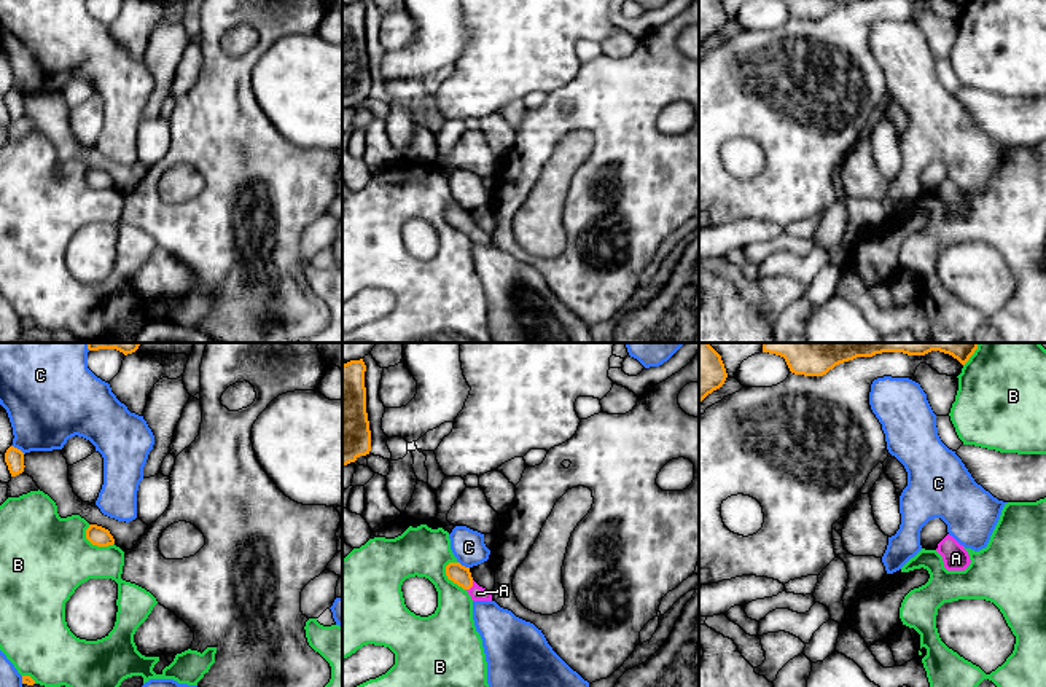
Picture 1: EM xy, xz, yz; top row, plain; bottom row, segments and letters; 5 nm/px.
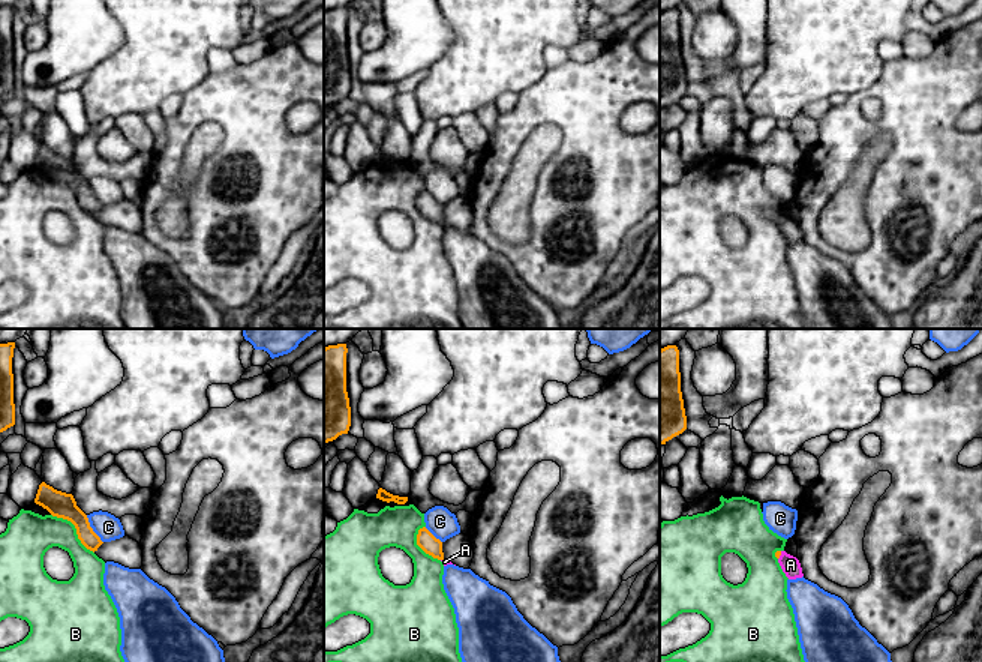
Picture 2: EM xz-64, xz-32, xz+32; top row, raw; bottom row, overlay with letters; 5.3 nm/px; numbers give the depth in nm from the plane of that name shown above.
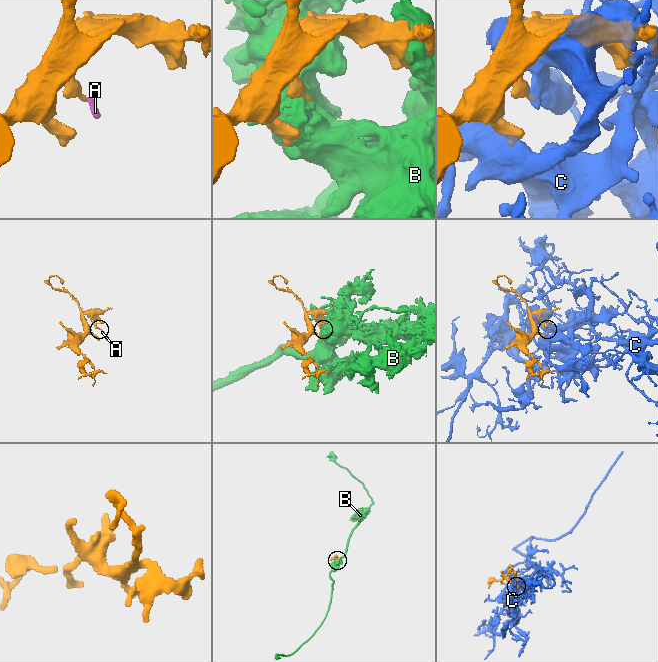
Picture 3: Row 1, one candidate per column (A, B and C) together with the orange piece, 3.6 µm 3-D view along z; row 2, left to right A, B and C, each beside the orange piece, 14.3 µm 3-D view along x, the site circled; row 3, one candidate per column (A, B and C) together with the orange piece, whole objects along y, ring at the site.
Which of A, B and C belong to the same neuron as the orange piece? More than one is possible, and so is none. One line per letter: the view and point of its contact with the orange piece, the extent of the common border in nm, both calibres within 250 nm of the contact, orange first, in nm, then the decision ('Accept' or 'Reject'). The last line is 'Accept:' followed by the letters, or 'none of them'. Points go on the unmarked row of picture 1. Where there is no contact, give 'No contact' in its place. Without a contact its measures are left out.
A: Touches orange at xz (472, 228). Shared border 70 nm. Thickness 100 nm (orange) against 80 nm. Accept
B: Touches orange at xz (449, 222). Shared border 170 nm. Thickness 100 nm (orange) against 260 nm. Reject
C: Touches orange at xy (16, 91). Shared border 80 nm. Thickness 100 nm (orange) against 380 nm. Reject
Accept: A

